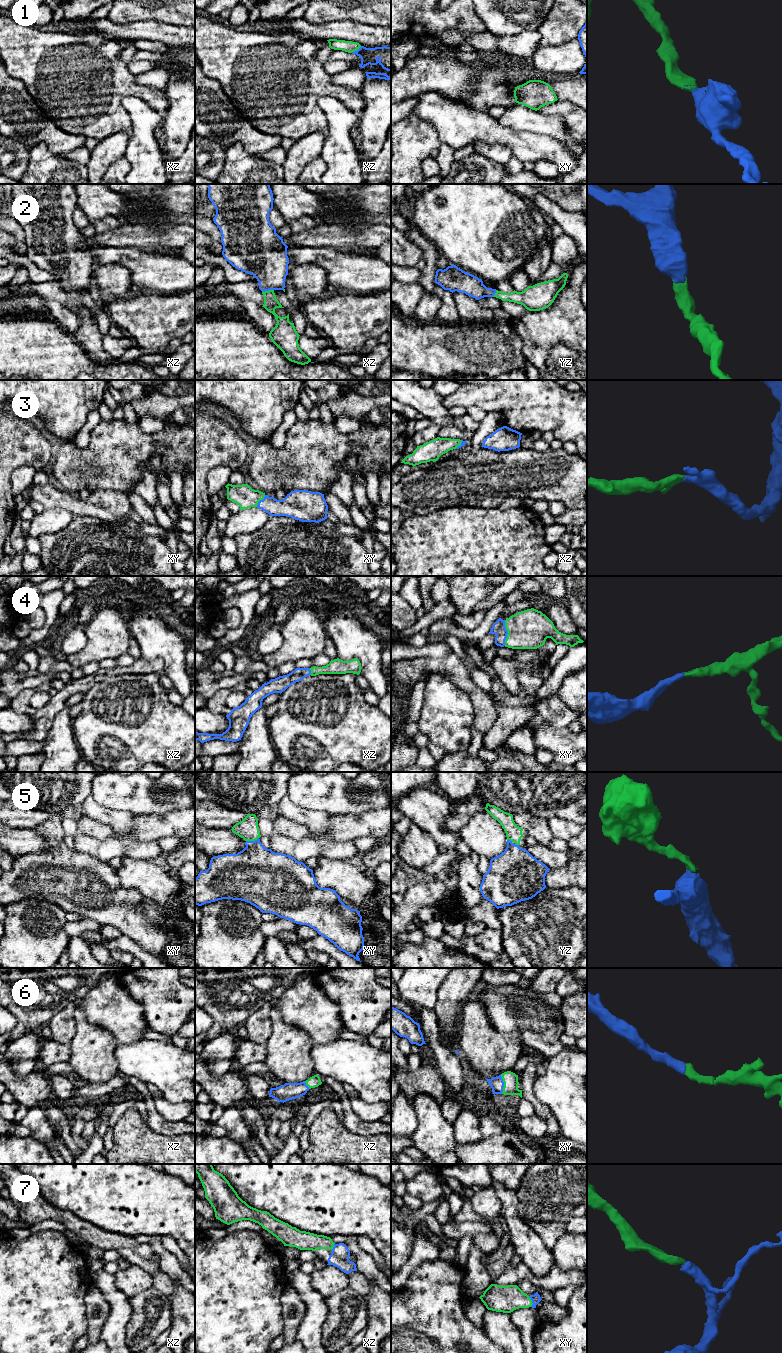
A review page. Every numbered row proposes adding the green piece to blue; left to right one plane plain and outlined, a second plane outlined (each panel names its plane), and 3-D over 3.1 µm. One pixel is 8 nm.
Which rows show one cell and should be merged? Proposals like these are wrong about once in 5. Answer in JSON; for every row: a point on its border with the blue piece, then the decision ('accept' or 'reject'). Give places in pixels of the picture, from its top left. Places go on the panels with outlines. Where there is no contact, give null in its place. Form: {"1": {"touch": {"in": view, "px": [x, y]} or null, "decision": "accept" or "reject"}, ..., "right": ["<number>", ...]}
{"1": {"touch": {"in": "xz", "px": [357, 50]}, "decision": "accept"}, "2": {"touch": {"in": "xz", "px": [267, 290]}, "decision": "accept"}, "3": {"touch": {"in": "xy", "px": [260, 500]}, "decision": "accept"}, "4": {"touch": {"in": "xy", "px": [507, 633]}, "decision": "accept"}, "5": {"touch": {"in": "xy", "px": [252, 841]}, "decision": "accept"}, "6": {"touch": {"in": "xy", "px": [503, 1084]}, "decision": "accept"}, "7": {"touch": {"in": "xy", "px": [532, 1301]}, "decision": "accept"}, "right": ["1", "2", "3", "4", "5", "6", "7"]}

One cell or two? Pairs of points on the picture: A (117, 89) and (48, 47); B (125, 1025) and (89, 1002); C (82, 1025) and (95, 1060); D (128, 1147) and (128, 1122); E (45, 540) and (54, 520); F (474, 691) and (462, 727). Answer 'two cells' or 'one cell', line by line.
A: one cell
B: one cell
C: one cell
D: one cell
E: two cells
F: two cells

